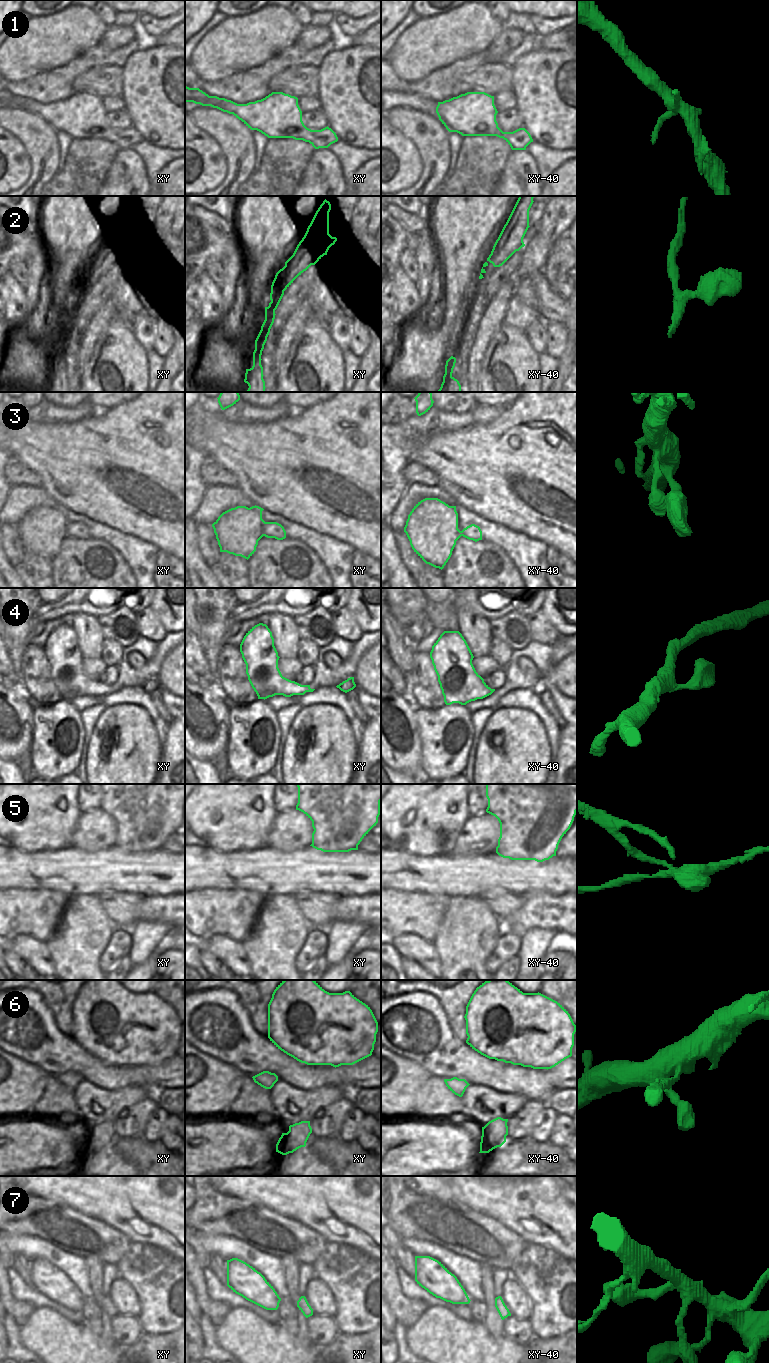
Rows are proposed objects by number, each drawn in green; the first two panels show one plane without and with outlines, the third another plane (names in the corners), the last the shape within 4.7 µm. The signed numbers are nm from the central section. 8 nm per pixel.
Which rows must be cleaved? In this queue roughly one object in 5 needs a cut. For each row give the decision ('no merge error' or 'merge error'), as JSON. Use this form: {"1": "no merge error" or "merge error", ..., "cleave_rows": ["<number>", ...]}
{"1": "no merge error", "2": "no merge error", "3": "no merge error", "4": "no merge error", "5": "merge error", "6": "no merge error", "7": "no merge error", "cleave_rows": ["5"]}

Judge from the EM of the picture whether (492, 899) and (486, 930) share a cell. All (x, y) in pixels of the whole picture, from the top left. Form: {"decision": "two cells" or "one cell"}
{"decision": "two cells"}

